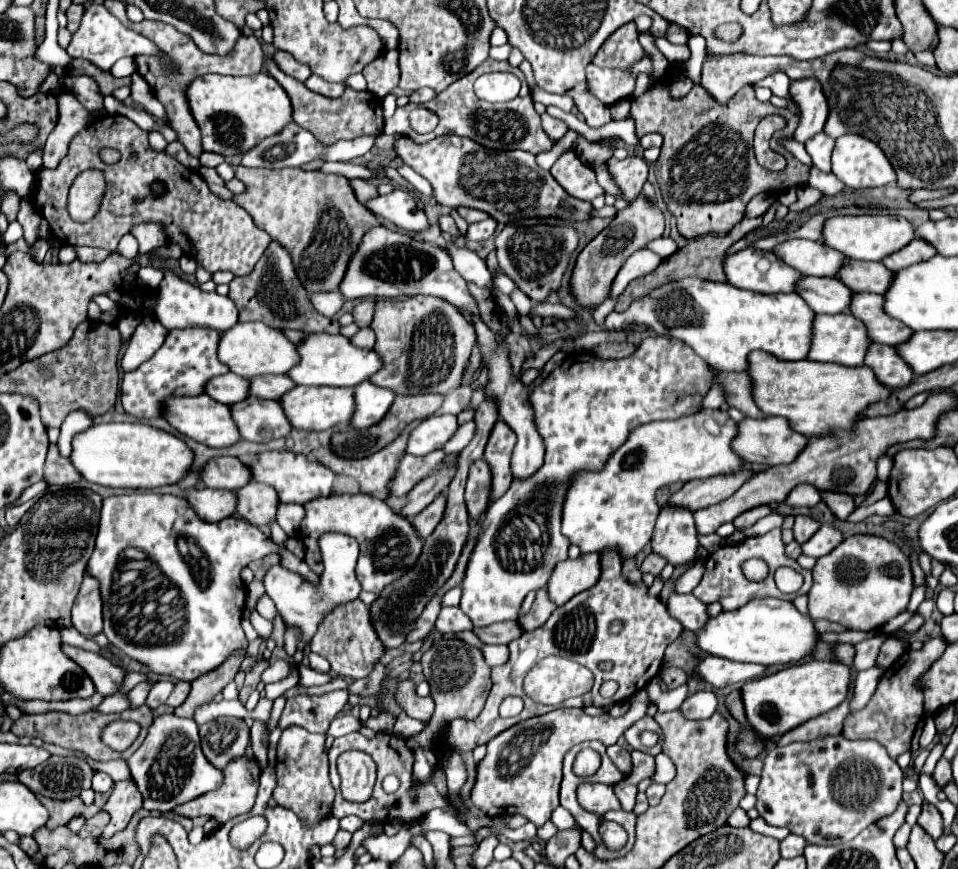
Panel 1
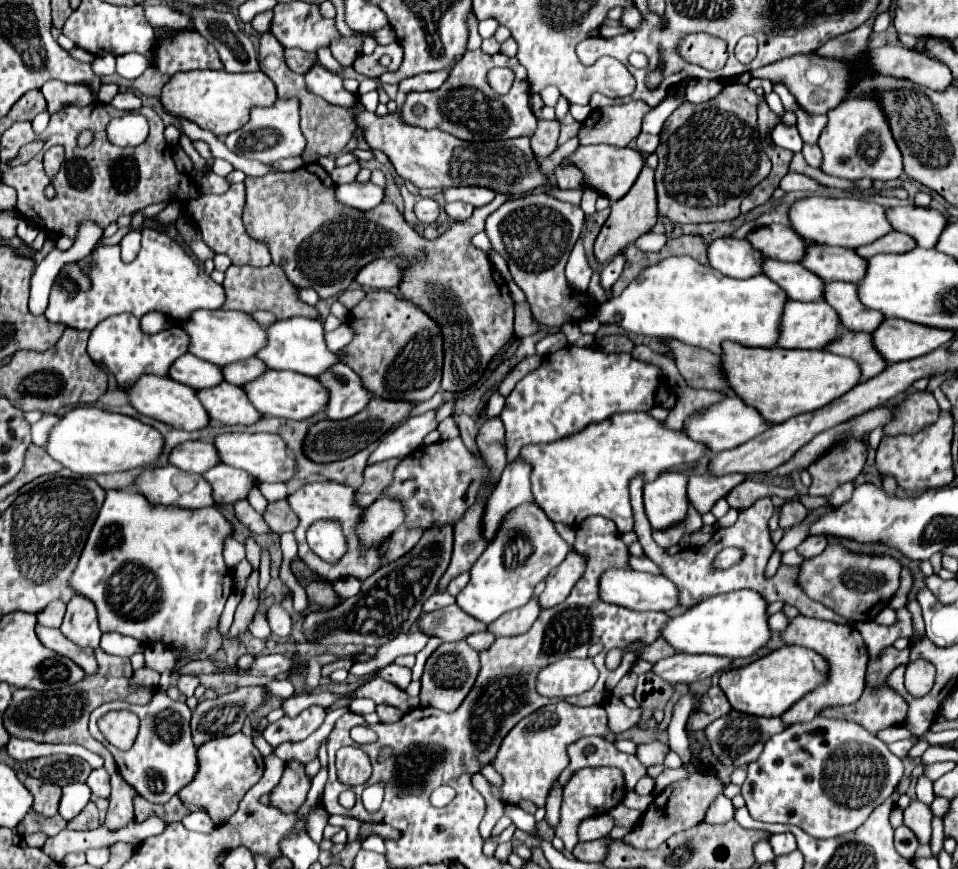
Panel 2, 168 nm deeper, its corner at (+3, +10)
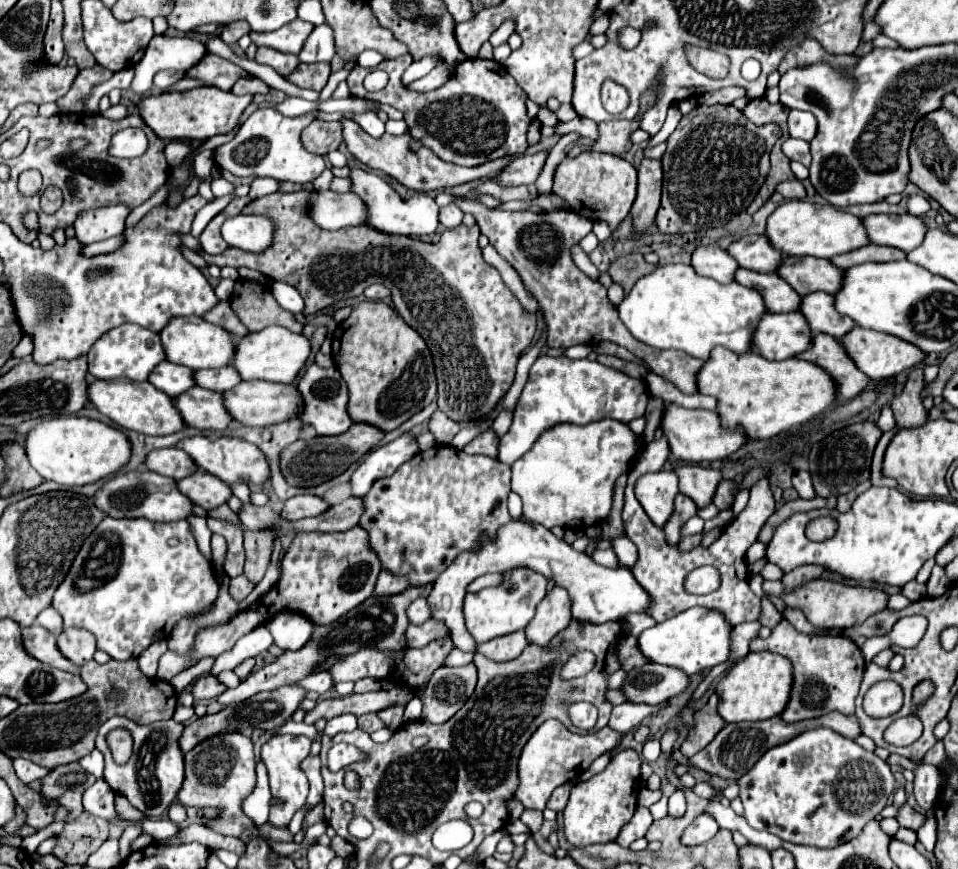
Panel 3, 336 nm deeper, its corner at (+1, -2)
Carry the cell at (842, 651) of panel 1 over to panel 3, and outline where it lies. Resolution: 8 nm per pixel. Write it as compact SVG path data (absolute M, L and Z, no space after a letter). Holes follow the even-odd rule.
M781 620L771 636L767 640L763 638L755 638L751 642L751 648L763 648L781 656L787 656L793 662L793 692L791 692L791 700L789 706L785 708L785 712L781 714L781 718L787 724L793 722L801 722L801 720L809 720L809 718L817 718L823 714L829 714L833 710L841 712L841 714L855 714L855 698L859 694L859 686L863 680L863 672L865 672L865 658L861 656L861 650L857 648L857 644L847 638L847 636L807 636L797 632L787 620Z

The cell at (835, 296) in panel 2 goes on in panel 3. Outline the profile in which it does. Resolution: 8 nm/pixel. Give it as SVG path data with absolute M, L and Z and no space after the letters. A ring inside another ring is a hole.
M813 292L803 296L799 312L803 312L813 332L827 332L835 338L841 338L855 328L849 316L841 316L837 308L833 308L833 296L827 292Z

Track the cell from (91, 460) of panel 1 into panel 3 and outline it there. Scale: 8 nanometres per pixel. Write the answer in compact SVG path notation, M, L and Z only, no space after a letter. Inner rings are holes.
M49 416L27 434L31 466L45 478L65 486L85 486L115 476L129 460L129 438L113 426L79 416Z

